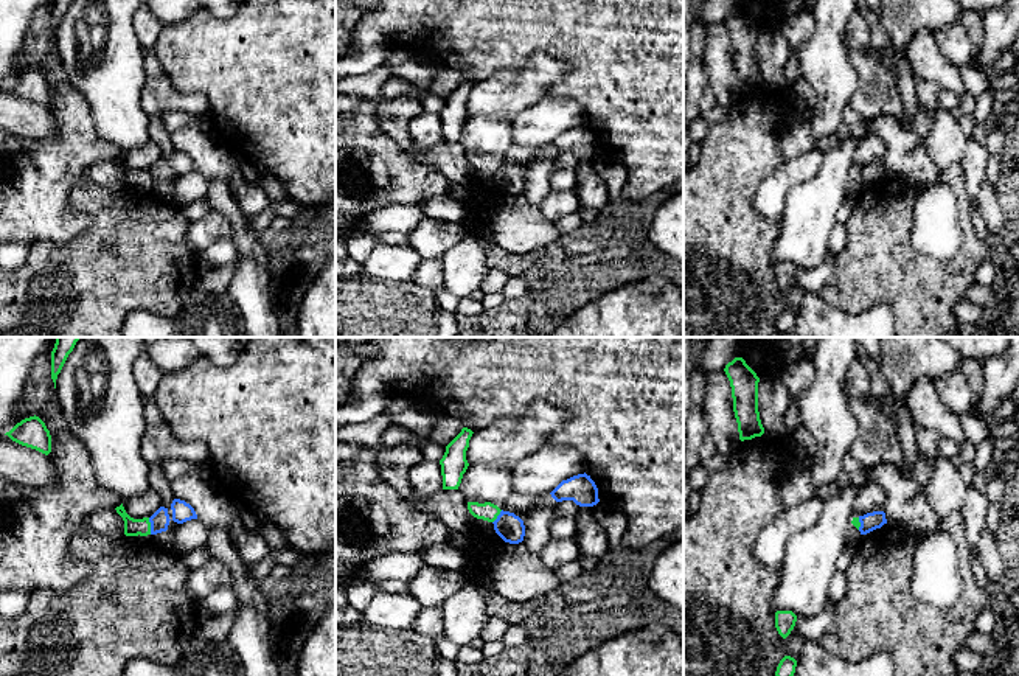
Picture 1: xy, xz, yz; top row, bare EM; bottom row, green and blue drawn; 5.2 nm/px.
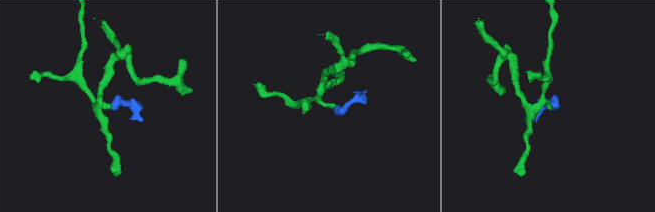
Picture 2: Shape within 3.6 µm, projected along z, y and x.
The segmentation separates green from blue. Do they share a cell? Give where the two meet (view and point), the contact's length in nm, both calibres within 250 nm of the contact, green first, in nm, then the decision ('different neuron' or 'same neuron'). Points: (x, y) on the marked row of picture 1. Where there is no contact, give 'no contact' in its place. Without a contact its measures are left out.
meets green in xy at (149, 526); contact 90 nm long; 100 nm thick on the green side, 100 nm on the other; different neuron

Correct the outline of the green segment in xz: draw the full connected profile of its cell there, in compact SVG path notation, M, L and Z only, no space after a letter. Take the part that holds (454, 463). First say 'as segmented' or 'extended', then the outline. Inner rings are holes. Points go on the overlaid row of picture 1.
as segmented | M463 427L461 432L446 446L446 452L440 460L443 490L458 490L463 474L469 466L466 451L472 434L471 429Z

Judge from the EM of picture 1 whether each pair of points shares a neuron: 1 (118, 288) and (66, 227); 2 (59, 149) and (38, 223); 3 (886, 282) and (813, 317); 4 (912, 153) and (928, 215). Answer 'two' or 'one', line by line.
1: two
2: one
3: two
4: one

